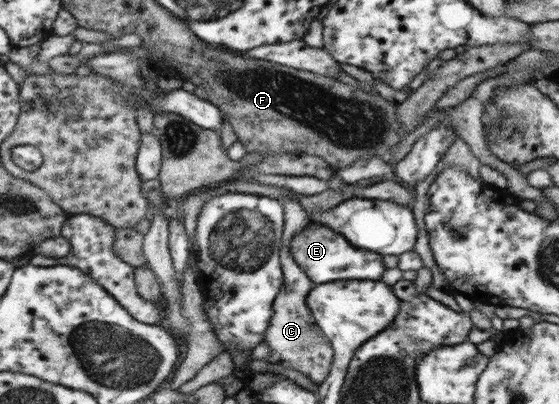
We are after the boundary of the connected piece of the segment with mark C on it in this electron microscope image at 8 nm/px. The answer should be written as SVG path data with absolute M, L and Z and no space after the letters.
M287 240L281 247L280 263L284 275L284 285L274 300L274 315L270 318L270 324L268 324L266 336L264 336L264 342L270 347L270 359L267 361L270 363L286 361L288 367L300 371L312 383L320 385L332 369L334 349L330 344L330 340L324 336L322 330L315 324L311 311L305 302L306 296L313 288L314 283L306 275L306 272L302 271L300 265L294 261Z

